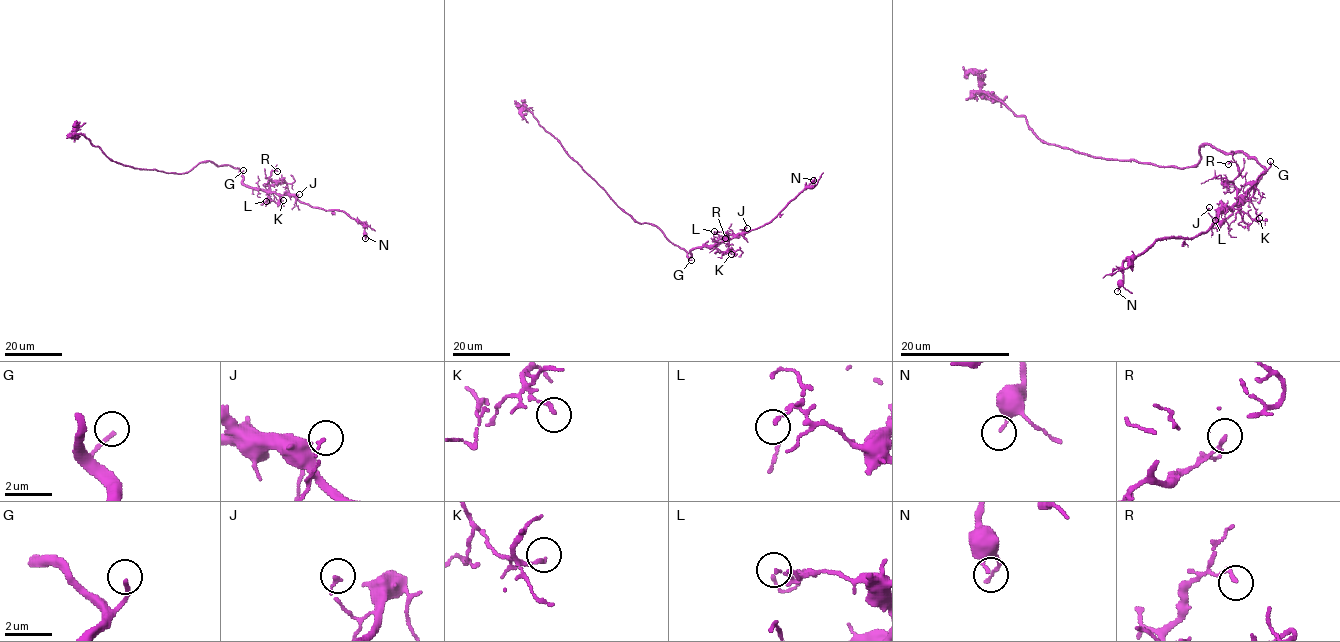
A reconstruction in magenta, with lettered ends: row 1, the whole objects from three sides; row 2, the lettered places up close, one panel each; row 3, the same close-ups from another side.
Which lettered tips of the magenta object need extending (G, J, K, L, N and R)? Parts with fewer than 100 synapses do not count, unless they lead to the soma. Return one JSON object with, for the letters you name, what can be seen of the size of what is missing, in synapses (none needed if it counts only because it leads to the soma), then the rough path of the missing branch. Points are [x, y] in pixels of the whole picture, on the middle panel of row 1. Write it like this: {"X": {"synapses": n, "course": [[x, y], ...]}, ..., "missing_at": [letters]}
{"G": {"course": [[691, 260], [694, 258], [702, 267], [702, 274], [717, 290], [720, 297], [719, 319]]}, "missing_at": ["G"]}

